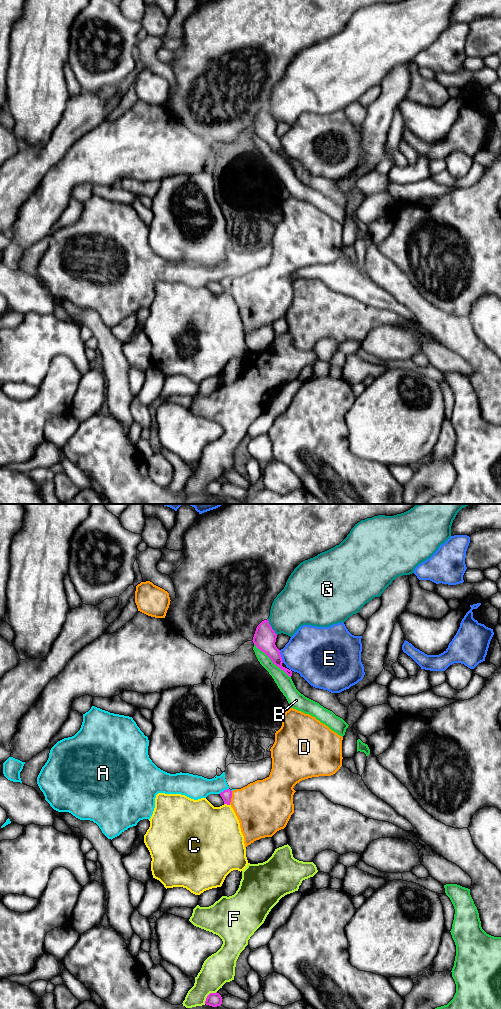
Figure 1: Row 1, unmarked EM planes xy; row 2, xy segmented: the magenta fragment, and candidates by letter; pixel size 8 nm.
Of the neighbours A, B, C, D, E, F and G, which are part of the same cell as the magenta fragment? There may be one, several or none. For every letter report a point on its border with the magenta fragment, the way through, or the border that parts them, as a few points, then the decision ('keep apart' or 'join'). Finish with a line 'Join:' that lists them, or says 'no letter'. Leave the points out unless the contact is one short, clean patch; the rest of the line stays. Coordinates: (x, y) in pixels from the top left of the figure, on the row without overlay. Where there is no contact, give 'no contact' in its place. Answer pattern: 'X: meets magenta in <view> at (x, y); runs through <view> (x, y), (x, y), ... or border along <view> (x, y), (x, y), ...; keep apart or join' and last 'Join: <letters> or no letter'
A: meets magenta in xy at (224, 278); border along xy (228, 276), (219, 281); keep apart
B: meets magenta in xy at (272, 149); keep apart
C: meets magenta in xy at (227, 292); keep apart
D: meets magenta in xy at (231, 285); keep apart
E: meets magenta in xy at (280, 144); keep apart
F: meets magenta in xy at (208, 483); keep apart
G: meets magenta in xy at (271, 115); keep apart
Join: no letter

